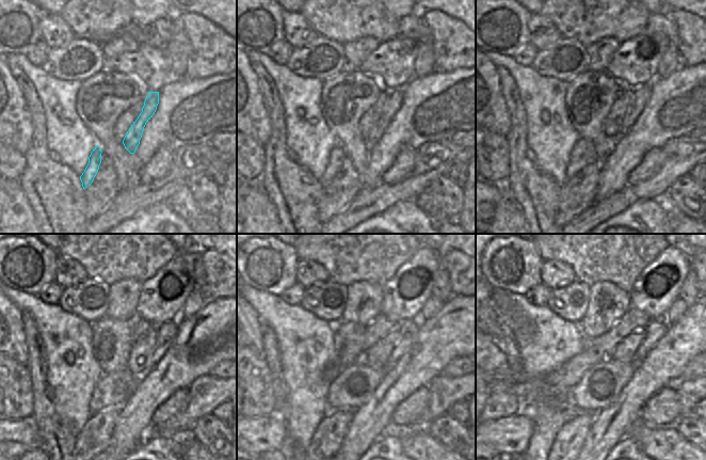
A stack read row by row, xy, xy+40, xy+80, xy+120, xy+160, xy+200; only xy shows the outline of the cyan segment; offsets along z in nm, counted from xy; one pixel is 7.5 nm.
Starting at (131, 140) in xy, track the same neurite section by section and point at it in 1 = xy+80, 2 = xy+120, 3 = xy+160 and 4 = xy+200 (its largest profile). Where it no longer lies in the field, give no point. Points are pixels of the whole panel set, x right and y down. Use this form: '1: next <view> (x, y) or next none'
1: next xy+80 (642, 93)
2: next xy+120 (166, 332)
3: next xy+160 (407, 331)
4: next xy+200 (599, 386)

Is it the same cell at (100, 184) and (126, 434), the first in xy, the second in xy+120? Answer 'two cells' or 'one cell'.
two cells

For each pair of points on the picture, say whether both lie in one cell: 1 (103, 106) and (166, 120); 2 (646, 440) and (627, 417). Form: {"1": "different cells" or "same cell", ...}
{"1": "different cells", "2": "different cells"}

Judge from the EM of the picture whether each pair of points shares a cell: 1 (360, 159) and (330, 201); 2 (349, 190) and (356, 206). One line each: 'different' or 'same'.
1: different
2: different

